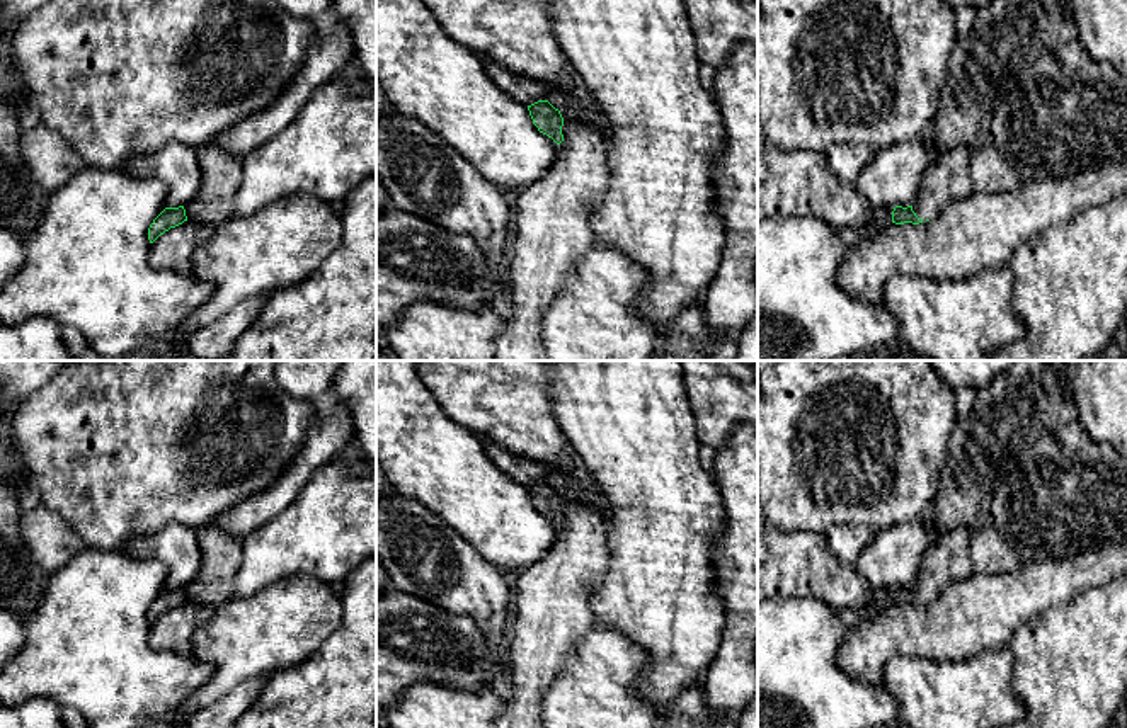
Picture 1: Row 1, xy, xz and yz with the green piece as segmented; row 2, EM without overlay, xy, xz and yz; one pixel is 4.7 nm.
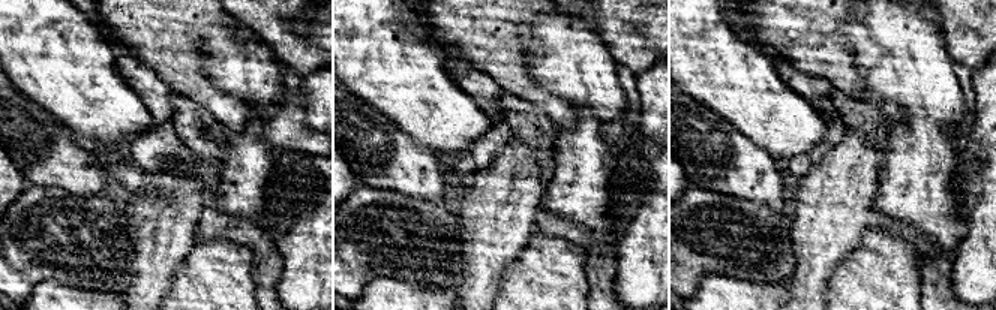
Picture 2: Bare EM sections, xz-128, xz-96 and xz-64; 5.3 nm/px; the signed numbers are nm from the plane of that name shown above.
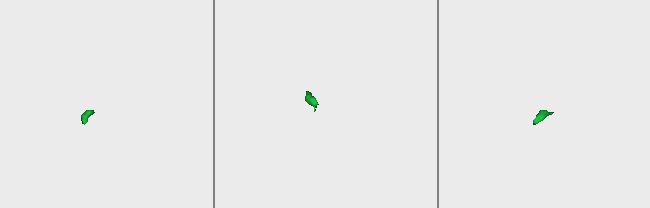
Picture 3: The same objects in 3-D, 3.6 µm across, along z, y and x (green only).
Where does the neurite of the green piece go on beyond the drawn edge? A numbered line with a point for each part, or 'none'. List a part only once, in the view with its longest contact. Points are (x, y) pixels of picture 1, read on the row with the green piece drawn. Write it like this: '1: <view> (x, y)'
1: yz (949, 179)

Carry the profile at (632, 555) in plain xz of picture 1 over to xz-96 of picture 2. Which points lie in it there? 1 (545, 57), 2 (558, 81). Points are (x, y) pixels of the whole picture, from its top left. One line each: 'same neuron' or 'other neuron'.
1: same neuron
2: same neuron

